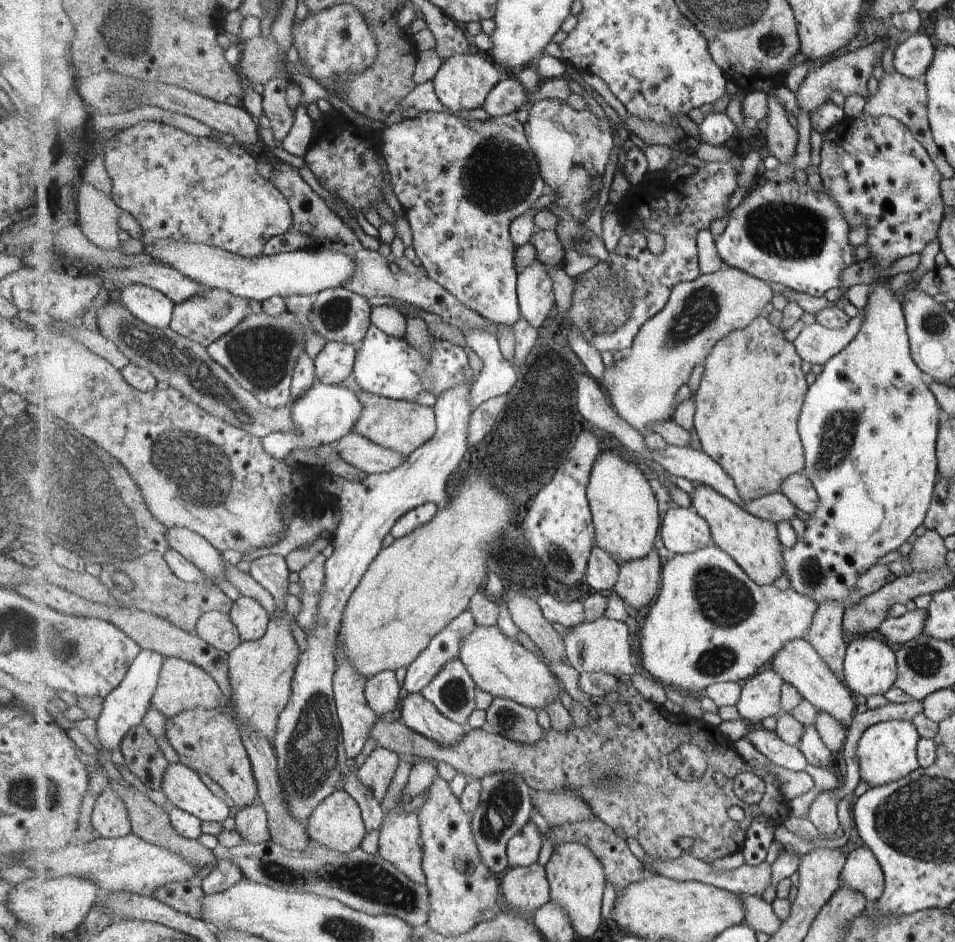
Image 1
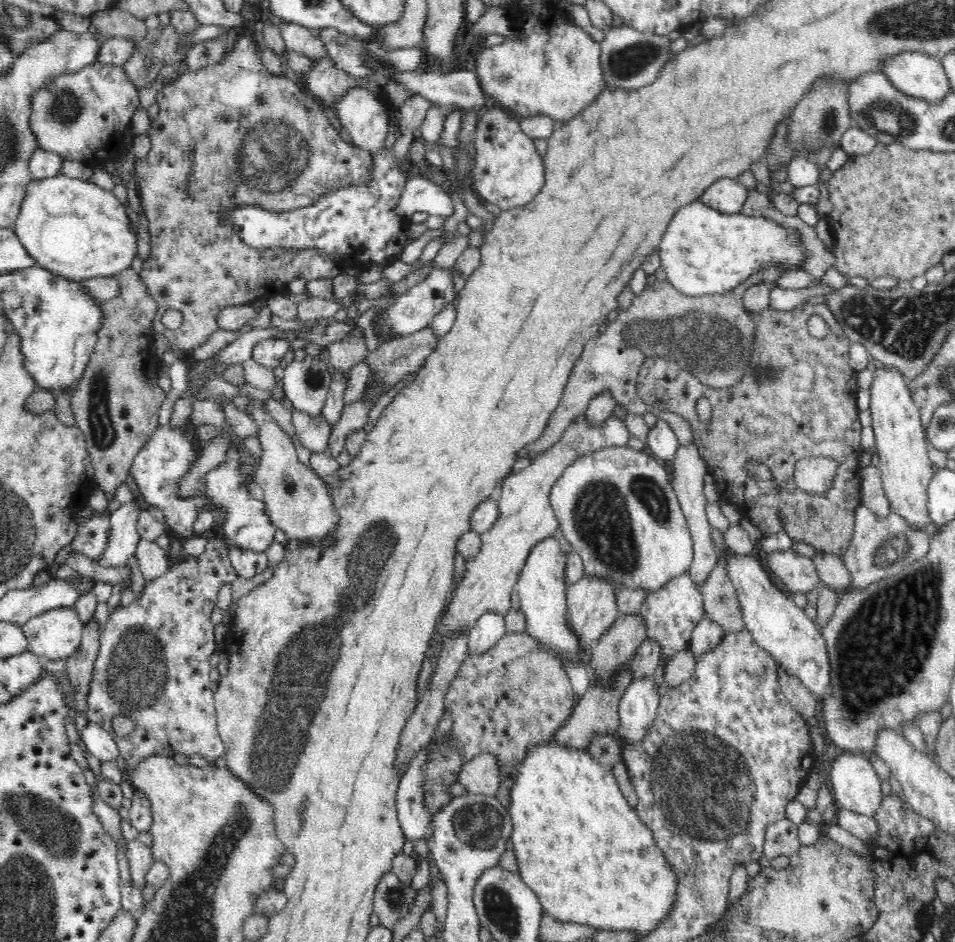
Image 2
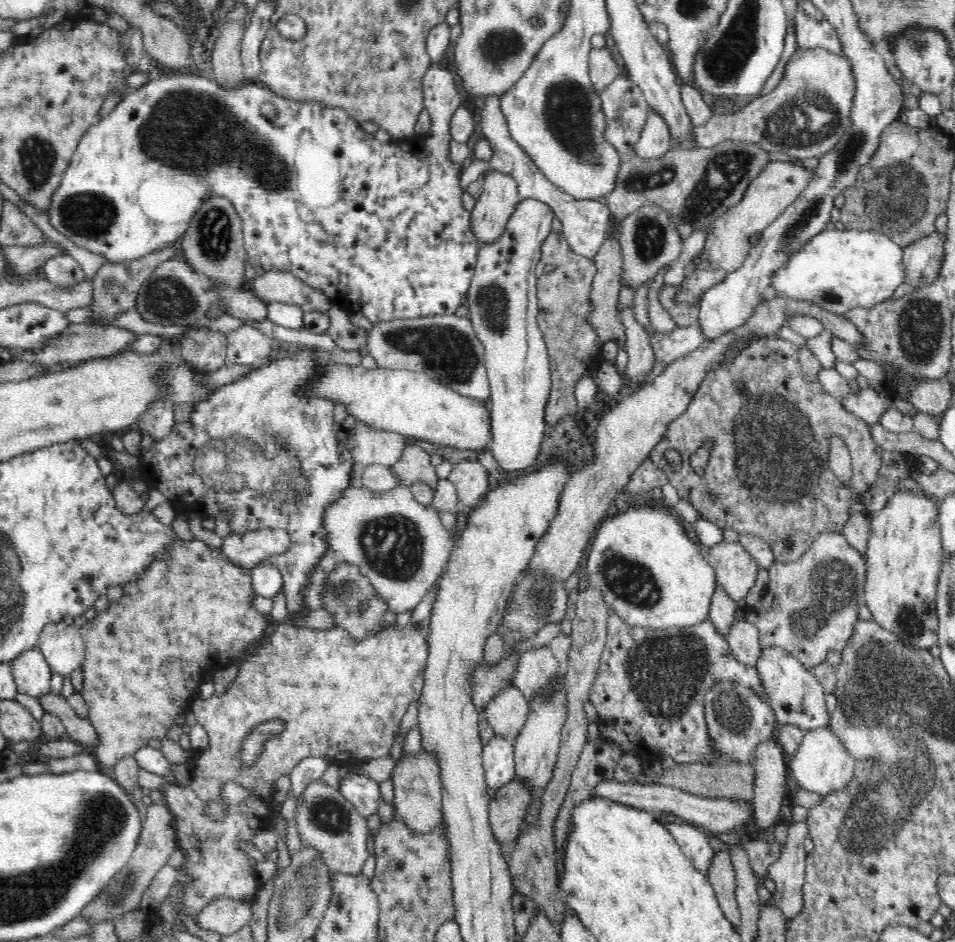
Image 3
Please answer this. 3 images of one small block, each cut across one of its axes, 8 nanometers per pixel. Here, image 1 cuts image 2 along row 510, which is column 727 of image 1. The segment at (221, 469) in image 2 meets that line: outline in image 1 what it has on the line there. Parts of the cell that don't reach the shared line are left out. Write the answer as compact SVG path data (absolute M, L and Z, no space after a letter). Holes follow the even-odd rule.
M768 182L753 188L733 212L728 214L727 229L717 238L719 255L724 263L739 268L768 283L779 283L813 297L823 297L831 288L843 288L843 272L856 264L855 246L850 242L852 230L848 218L829 194L815 192L803 184Z

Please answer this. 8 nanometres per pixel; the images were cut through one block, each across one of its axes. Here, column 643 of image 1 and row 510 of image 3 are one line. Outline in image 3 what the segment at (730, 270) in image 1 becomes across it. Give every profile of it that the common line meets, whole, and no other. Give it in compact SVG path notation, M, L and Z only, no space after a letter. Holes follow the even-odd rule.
M398 484L390 491L377 494L368 488L349 486L336 504L328 507L326 519L323 520L328 530L329 550L338 552L340 559L357 568L371 586L388 604L388 611L402 614L408 610L416 610L423 603L428 591L440 576L440 570L448 560L453 538L448 533L438 512L430 506L426 507L414 499L409 484Z

